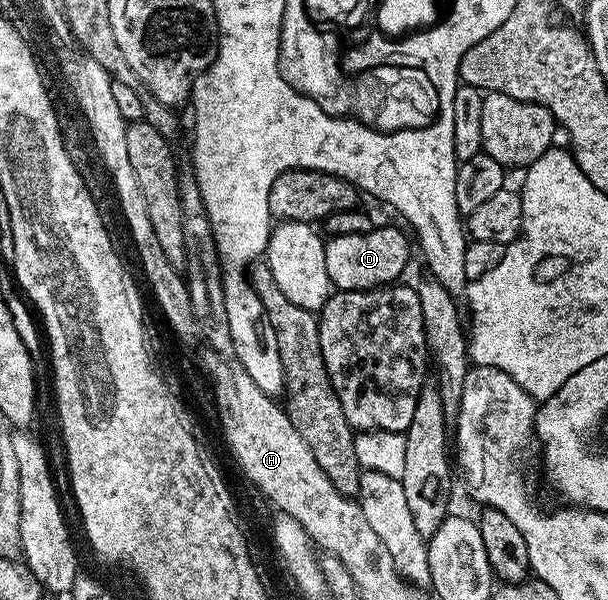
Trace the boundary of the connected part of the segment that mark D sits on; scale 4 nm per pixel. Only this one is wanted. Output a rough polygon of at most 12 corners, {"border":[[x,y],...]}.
{"border":[[399,229],[330,236],[332,286],[400,280],[413,245]]}

